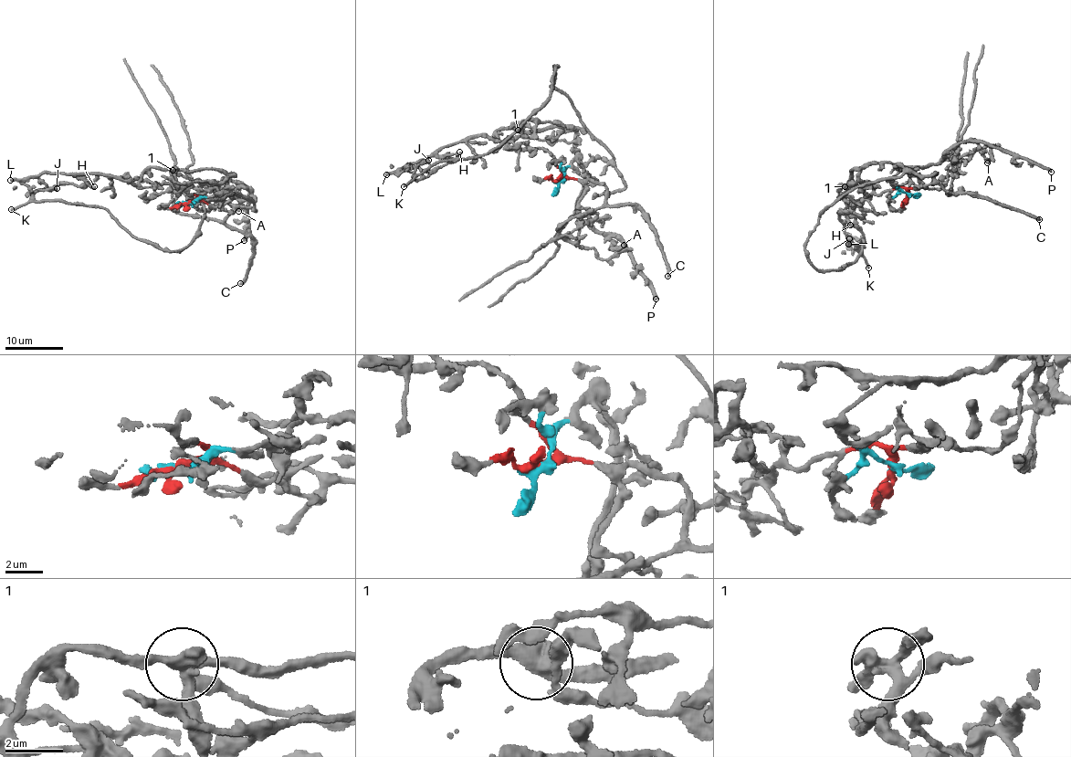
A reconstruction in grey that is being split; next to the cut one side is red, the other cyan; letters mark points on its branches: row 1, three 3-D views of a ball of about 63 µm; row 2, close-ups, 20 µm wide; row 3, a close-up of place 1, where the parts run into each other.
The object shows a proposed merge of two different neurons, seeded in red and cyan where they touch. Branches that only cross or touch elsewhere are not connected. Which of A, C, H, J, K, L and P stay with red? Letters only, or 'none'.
C, J, K

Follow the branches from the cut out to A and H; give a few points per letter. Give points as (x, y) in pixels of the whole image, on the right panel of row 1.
A: (908, 194), (899, 191), (891, 178), (903, 168), (935, 165), (959, 142), (971, 140), (987, 162)
H: (908, 194), (893, 184), (898, 170), (888, 162), (849, 172), (837, 191), (850, 209), (837, 213), (850, 225)

